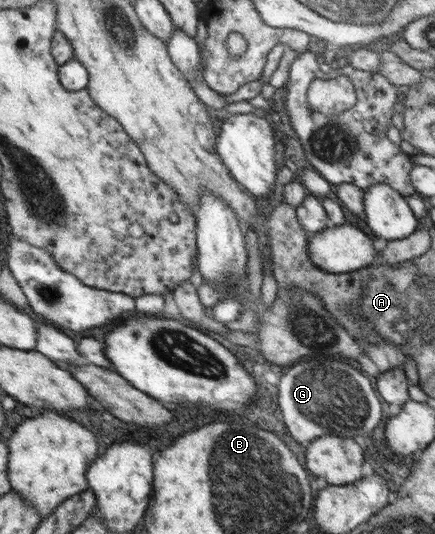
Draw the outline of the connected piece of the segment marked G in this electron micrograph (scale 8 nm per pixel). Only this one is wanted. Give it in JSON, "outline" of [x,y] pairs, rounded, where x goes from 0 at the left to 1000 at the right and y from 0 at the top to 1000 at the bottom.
{"outline":[[[699,678],[667,689],[639,721],[639,753],[671,820],[708,831],[733,816],[814,818],[860,805],[878,787],[878,757],[844,702],[805,678]]]}

